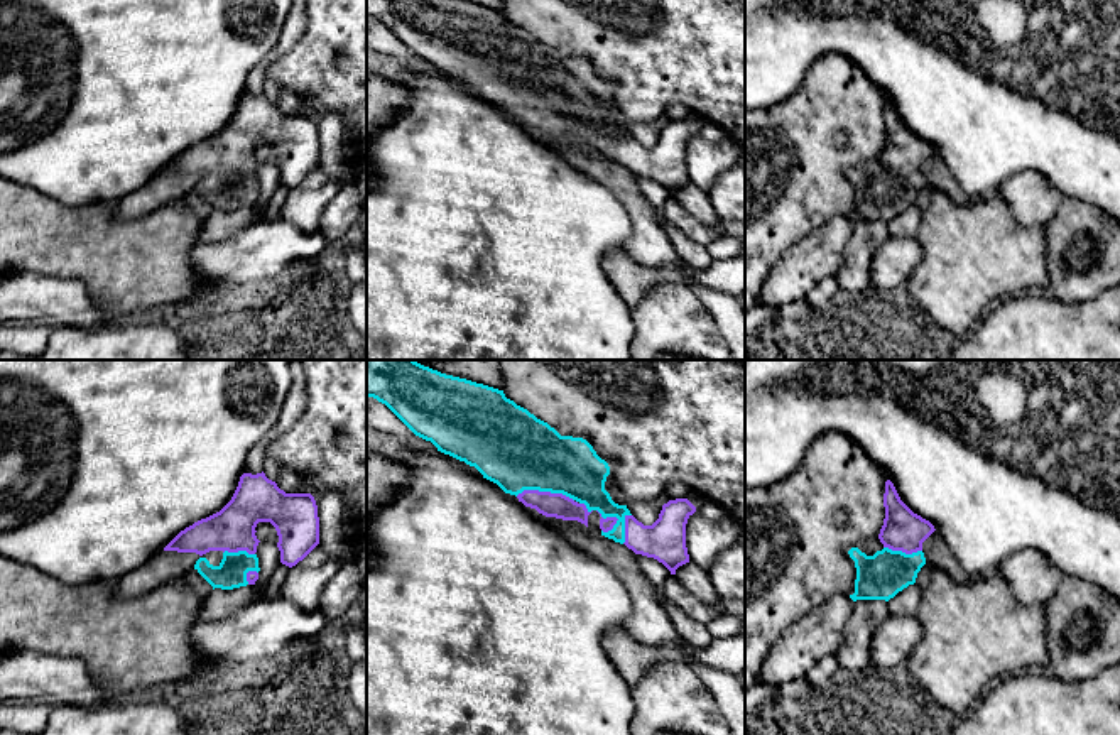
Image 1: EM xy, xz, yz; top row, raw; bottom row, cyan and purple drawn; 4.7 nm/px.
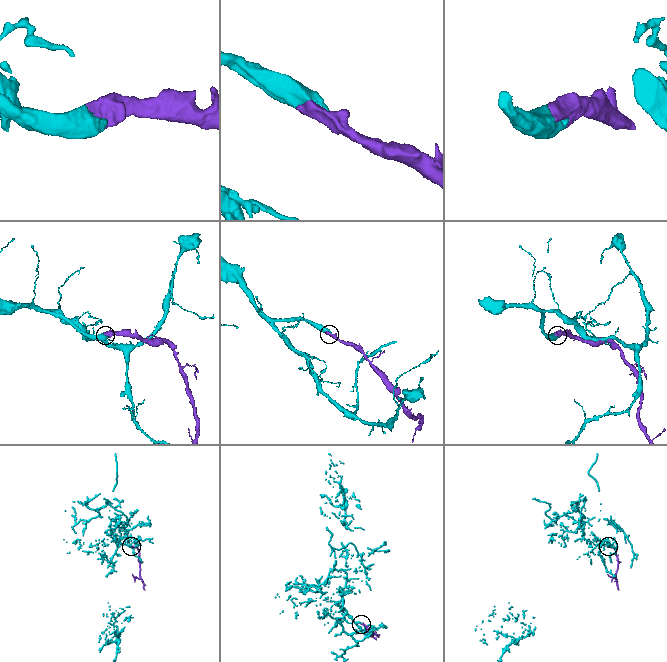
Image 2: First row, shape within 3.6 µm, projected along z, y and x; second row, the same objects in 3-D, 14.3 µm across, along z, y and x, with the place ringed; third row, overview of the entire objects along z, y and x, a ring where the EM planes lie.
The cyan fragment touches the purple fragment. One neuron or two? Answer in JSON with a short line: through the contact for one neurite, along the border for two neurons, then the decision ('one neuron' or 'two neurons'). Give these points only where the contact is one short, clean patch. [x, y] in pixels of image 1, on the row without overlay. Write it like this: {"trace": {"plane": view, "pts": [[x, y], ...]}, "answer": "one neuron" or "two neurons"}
{"answer": "one neuron"}

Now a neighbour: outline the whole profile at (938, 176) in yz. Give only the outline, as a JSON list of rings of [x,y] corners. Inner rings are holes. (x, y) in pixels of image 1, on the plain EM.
[[[934,152],[922,164],[922,174],[927,186],[931,186],[934,191],[944,193],[956,204],[973,204],[980,199],[980,198],[968,196],[960,188],[960,184],[954,181],[954,176],[946,167],[943,157],[938,152]]]

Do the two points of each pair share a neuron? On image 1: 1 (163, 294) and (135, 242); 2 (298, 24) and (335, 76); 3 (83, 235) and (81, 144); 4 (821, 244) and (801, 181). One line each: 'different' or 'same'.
1: same
2: different
3: different
4: different

